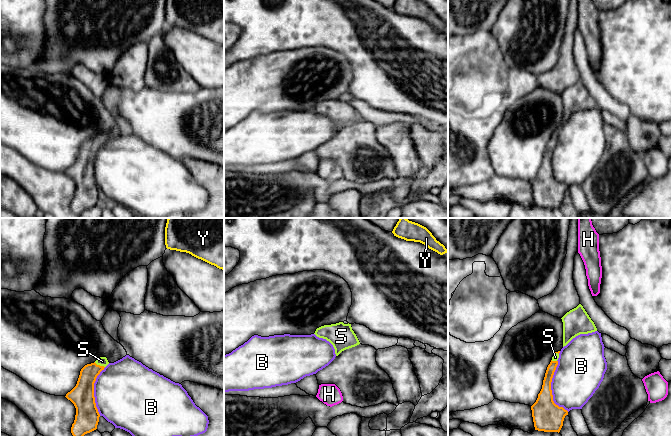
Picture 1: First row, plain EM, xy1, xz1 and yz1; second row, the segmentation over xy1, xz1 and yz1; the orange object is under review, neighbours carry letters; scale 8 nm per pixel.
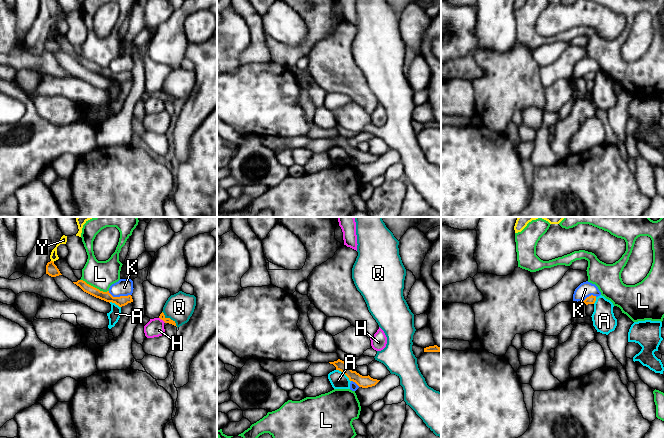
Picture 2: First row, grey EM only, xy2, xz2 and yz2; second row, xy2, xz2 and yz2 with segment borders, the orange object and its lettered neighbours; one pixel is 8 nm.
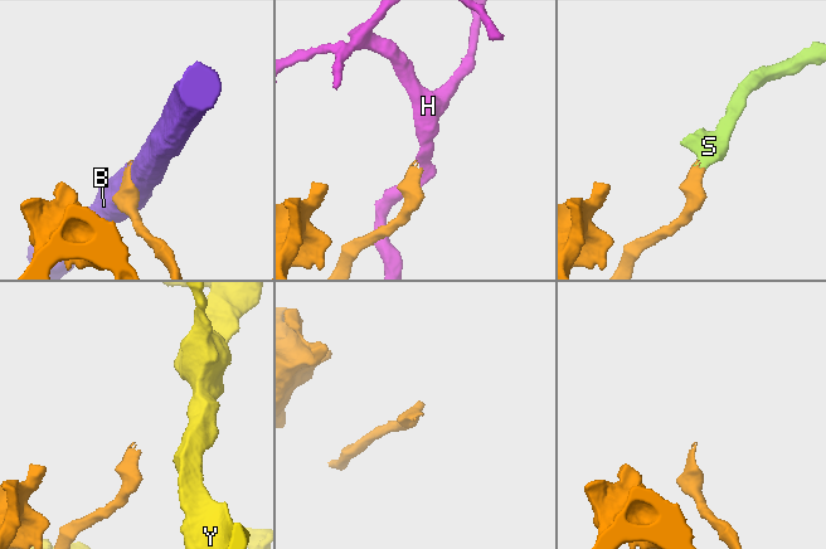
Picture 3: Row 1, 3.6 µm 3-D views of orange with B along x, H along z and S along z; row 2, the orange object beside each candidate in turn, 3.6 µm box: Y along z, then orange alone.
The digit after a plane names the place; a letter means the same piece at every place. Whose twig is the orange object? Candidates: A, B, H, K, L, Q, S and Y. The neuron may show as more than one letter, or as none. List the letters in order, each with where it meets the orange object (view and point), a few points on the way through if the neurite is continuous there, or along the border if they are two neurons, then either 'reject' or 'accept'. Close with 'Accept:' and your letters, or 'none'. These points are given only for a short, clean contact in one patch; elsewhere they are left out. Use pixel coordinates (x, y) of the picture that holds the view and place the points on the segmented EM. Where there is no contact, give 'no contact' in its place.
A: contact xz2 (344, 373); border xz2 (336, 369), (340, 370), (350, 381); reject
B: contact yz1 (550, 388); reject
H: contact xy2 (162, 319); border xy2 (159, 317), (165, 322); reject
K: contact xy2 (120, 296); reject
L: contact xy2 (94, 287); border xy2 (80, 279), (100, 290), (108, 291); reject
Q: contact xy2 (169, 318); reject
S: contact xy1 (99, 365); way xy1 (84, 390), (87, 377), (99, 365), (102, 361); accept
Y: contact xy2 (52, 261); border xy2 (51, 260), (53, 262); reject
Accept: S

